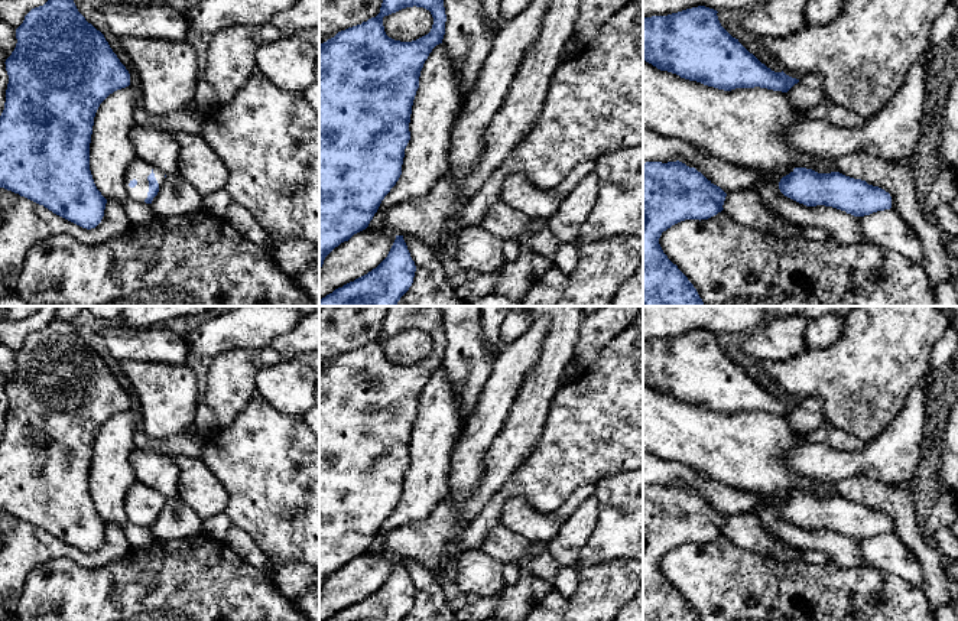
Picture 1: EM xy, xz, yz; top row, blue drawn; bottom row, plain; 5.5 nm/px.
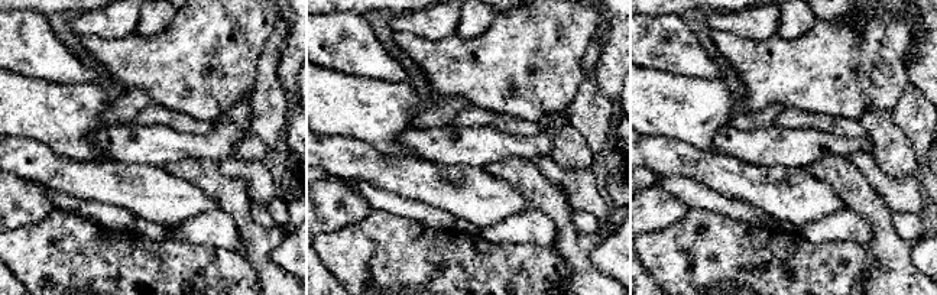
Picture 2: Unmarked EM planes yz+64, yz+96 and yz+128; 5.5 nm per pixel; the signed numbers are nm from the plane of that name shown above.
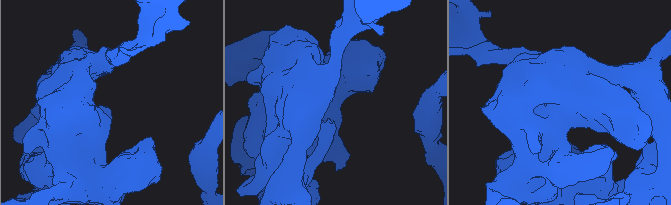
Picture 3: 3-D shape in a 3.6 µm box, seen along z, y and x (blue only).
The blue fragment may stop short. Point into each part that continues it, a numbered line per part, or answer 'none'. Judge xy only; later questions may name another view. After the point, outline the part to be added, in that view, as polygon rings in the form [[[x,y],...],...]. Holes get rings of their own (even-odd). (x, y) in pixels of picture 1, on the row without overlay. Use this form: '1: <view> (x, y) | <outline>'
1: xy (139, 493) | [[[136,482],[133,487],[130,487],[130,490],[127,491],[124,497],[124,510],[126,510],[129,523],[144,526],[149,516],[147,500],[152,495],[155,497],[155,501],[159,507],[159,514],[160,514],[165,505],[165,497],[160,492],[146,487],[142,482]]]

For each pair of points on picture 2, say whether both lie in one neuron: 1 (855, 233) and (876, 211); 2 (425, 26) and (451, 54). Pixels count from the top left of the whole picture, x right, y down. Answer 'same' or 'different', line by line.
1: different
2: different

